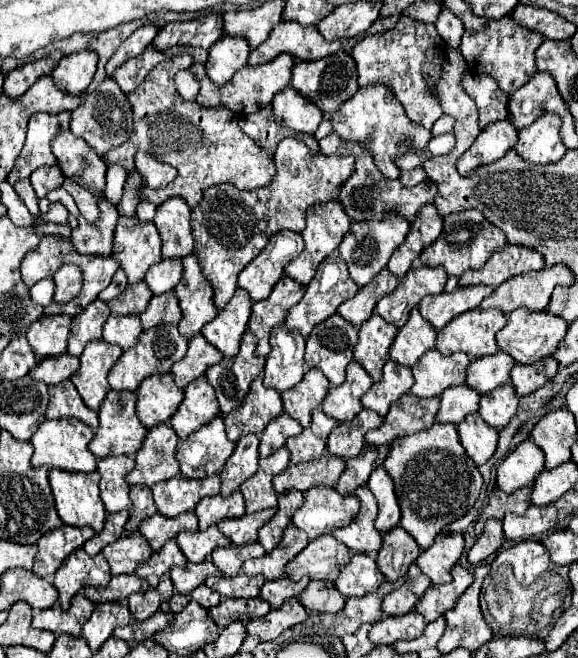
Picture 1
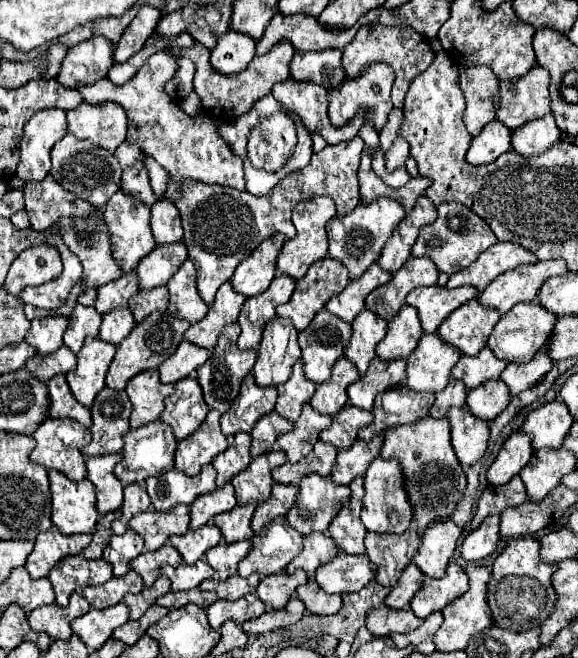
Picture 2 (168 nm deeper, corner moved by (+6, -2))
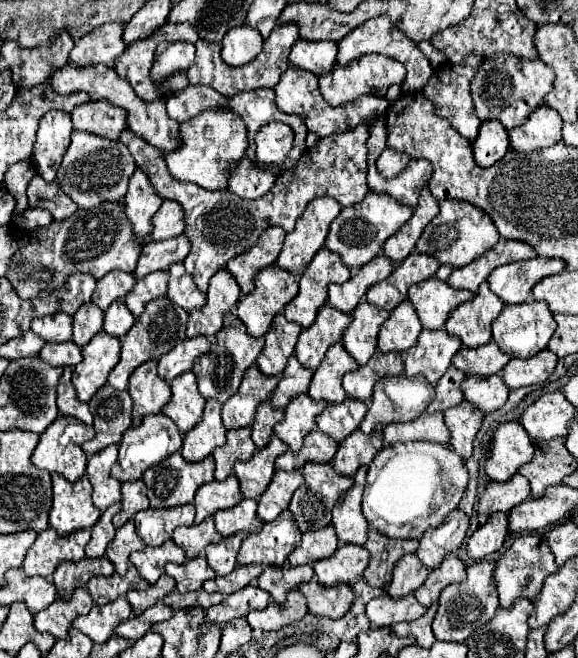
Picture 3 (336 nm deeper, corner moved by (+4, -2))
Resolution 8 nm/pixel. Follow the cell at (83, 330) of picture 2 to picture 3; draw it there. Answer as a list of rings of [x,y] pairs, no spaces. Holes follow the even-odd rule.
[[[94,303],[82,305],[74,315],[74,337],[72,337],[72,341],[78,347],[84,347],[96,333],[102,331],[102,321],[104,321],[104,313]]]

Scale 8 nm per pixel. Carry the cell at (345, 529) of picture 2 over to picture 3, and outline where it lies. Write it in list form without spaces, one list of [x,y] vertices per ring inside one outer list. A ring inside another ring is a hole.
[[[360,467],[354,475],[354,485],[346,491],[332,509],[332,525],[336,529],[340,545],[366,545],[368,539],[368,523],[362,515],[362,491],[366,483],[368,467]]]

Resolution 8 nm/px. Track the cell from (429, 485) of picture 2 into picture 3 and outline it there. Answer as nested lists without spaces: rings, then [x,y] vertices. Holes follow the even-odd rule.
[[[422,413],[418,419],[410,423],[390,423],[384,427],[384,443],[396,441],[432,441],[442,443],[444,447],[450,445],[448,441],[448,427],[444,423],[442,413]]]

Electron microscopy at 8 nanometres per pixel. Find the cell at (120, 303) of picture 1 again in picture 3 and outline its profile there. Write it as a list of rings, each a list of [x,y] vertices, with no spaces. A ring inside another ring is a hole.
[[[110,271],[108,275],[104,275],[92,295],[92,303],[96,303],[102,311],[106,311],[110,307],[110,303],[114,303],[116,299],[122,299],[128,295],[128,291],[134,287],[136,277],[132,273],[124,273],[124,271]]]

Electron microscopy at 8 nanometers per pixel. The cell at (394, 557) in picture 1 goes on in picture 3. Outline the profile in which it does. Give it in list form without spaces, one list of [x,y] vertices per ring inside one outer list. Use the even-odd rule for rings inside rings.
[[[368,531],[368,541],[364,545],[370,551],[370,565],[364,571],[364,579],[372,587],[388,587],[392,579],[392,571],[396,563],[408,555],[416,553],[420,547],[418,539],[390,539],[386,535],[380,535],[378,531]]]

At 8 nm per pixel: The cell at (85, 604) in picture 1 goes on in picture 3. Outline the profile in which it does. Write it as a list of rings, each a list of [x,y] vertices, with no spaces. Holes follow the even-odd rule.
[[[84,587],[76,589],[70,601],[56,599],[50,607],[34,615],[34,627],[42,633],[50,633],[56,639],[66,639],[72,621],[80,615],[86,615],[92,609],[92,599]]]

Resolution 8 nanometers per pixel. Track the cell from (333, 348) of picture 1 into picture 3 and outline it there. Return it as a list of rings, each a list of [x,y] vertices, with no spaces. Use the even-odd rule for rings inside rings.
[[[324,305],[318,311],[318,317],[312,327],[302,329],[298,343],[296,343],[296,357],[298,361],[316,371],[318,363],[322,363],[326,351],[338,343],[346,331],[346,327],[352,323],[352,317],[348,313],[342,313],[334,307]]]

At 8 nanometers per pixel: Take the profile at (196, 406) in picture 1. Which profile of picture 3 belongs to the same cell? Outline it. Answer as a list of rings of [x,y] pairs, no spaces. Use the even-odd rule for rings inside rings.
[[[188,371],[176,377],[170,387],[172,387],[172,399],[166,403],[162,413],[178,425],[180,433],[188,433],[194,425],[202,421],[206,403],[198,391],[196,375]]]

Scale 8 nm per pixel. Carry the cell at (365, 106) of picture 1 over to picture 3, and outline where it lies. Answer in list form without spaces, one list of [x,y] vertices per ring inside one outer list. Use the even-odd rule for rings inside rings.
[[[364,55],[358,61],[346,65],[346,67],[336,65],[332,73],[322,75],[320,77],[320,93],[328,101],[328,105],[340,107],[340,105],[346,105],[346,103],[350,103],[350,101],[354,101],[354,99],[358,99],[360,95],[366,95],[366,93],[384,97],[388,87],[402,81],[404,75],[406,75],[406,69],[400,61],[386,57],[386,55]]]

